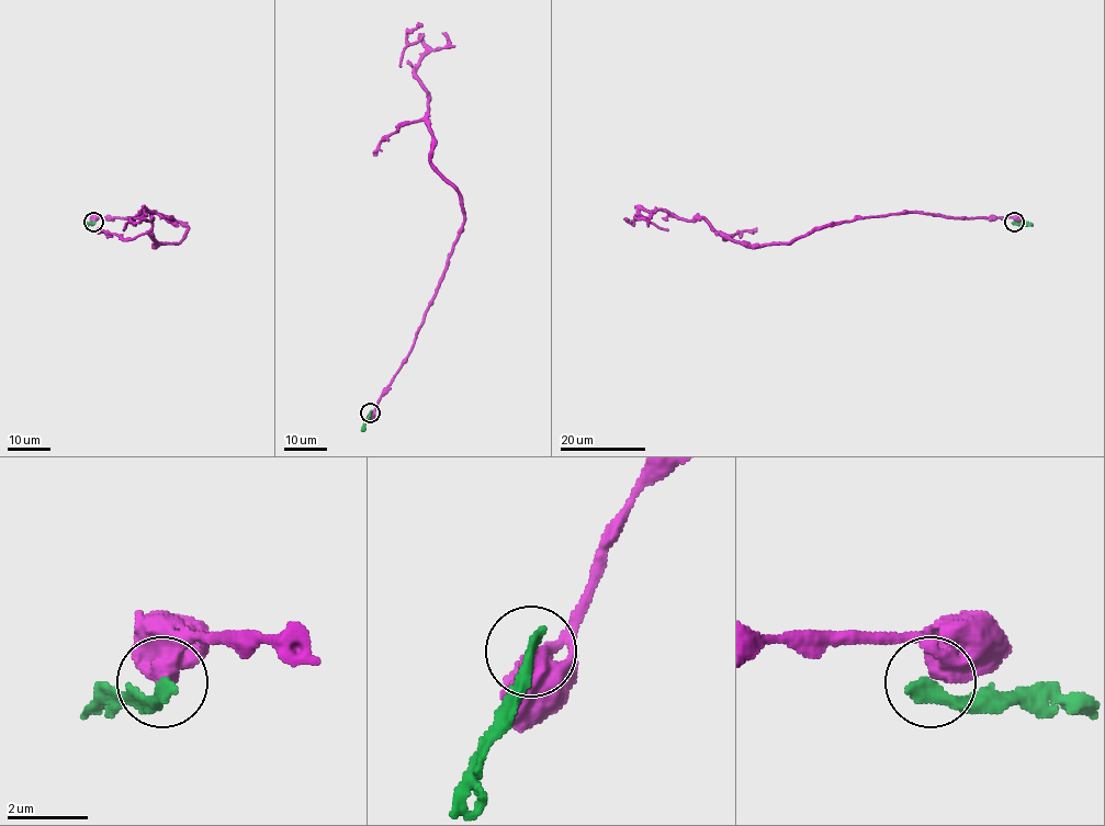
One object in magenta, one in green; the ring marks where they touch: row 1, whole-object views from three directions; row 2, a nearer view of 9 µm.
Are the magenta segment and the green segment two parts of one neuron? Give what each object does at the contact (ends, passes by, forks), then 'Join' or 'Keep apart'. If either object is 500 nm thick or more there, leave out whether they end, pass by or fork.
Keep apart

